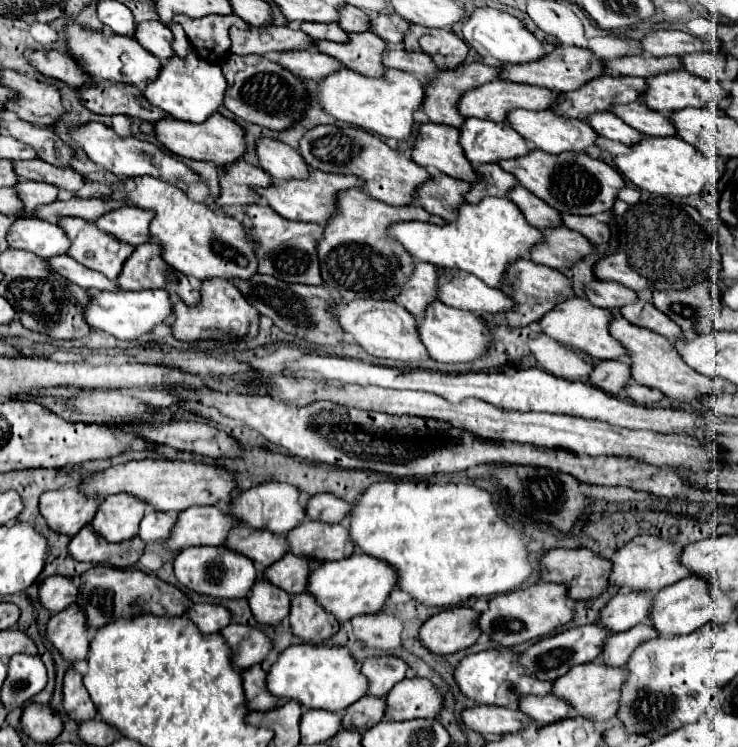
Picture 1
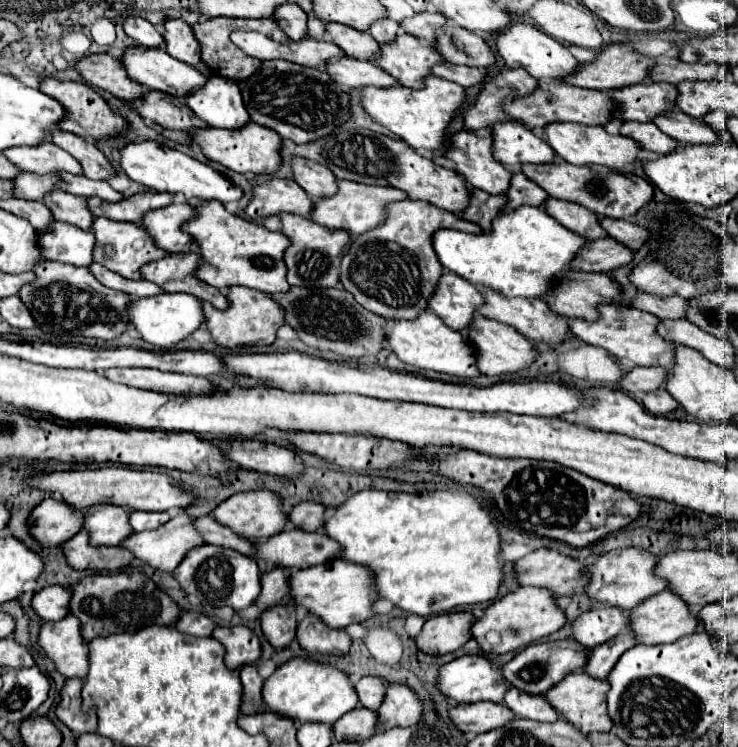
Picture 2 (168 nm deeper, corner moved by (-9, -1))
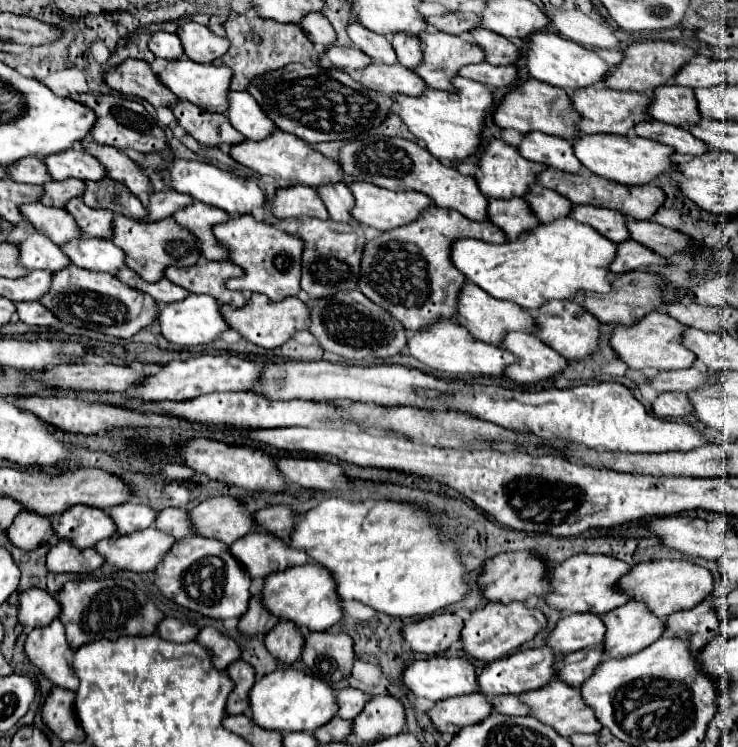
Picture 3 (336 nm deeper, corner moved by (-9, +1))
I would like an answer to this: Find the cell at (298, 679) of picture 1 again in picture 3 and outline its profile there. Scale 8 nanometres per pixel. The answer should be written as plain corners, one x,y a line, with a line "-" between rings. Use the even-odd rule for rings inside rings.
277,669
257,681
249,693
251,699
251,719
263,729
279,731
315,731
329,723
337,711
339,703
335,691
319,677
307,675
297,669

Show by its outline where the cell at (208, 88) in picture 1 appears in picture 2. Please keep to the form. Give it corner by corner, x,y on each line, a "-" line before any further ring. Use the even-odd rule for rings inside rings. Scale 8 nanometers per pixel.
211,75
207,87
187,95
187,107
211,127
243,129
251,121
237,83
219,75

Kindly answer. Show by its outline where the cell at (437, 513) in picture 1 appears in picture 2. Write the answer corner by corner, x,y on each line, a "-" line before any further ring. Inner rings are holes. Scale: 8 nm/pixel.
359,491
325,519
321,531
339,543
341,559
371,569
375,591
381,599
389,599
395,607
407,613
429,617
445,613
455,605
491,601
497,597
503,581
503,563
497,559
501,545
497,527
479,501
465,491

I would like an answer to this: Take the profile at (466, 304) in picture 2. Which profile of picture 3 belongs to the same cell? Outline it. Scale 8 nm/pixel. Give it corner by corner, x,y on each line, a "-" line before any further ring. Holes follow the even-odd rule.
469,281
461,287
457,295
457,311
453,319
463,325
475,339
493,345
499,345
507,331
533,331
533,317
525,309
519,309
519,305
509,301
495,301
495,297
491,297
477,285
471,285

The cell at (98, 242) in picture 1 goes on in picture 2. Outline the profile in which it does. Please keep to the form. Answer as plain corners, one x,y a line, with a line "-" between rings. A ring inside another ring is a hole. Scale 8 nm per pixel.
97,217
91,229
97,237
97,245
95,245
95,261
101,263
103,267
127,277
127,279
143,279
141,277
141,267
167,257
169,253
163,251
161,247
155,245
155,241
151,239
151,235
147,233
147,229
139,223
123,223
123,221
113,221
113,219
105,219
105,217

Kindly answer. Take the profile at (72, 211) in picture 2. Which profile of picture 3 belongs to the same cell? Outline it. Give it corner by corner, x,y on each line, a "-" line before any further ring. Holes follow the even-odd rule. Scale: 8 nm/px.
73,197
71,201
67,201
65,209
67,209
67,213
73,215
73,219
77,221
77,225
85,237
99,237
99,239
111,237
111,221
113,221
111,211
91,209
91,207
83,205
83,201
79,201
79,197

